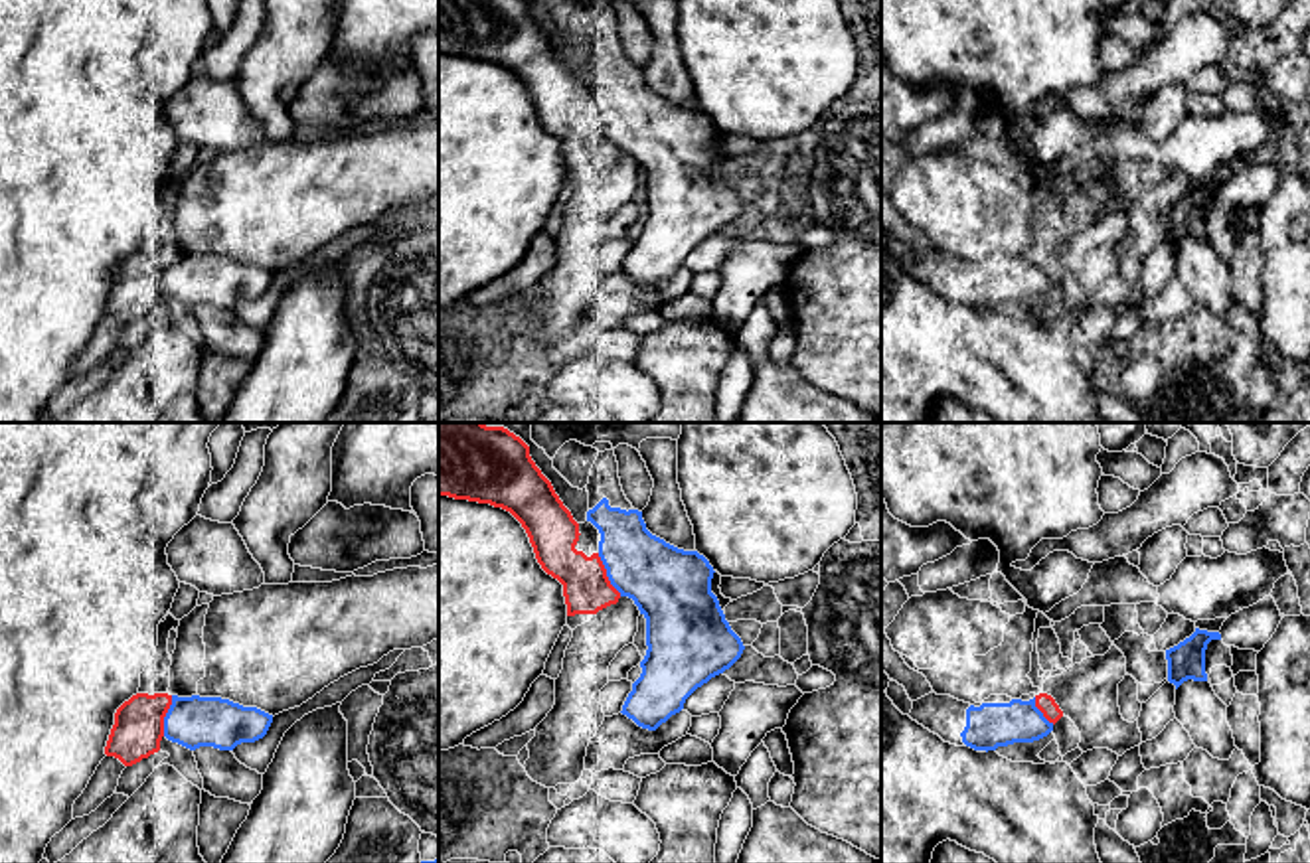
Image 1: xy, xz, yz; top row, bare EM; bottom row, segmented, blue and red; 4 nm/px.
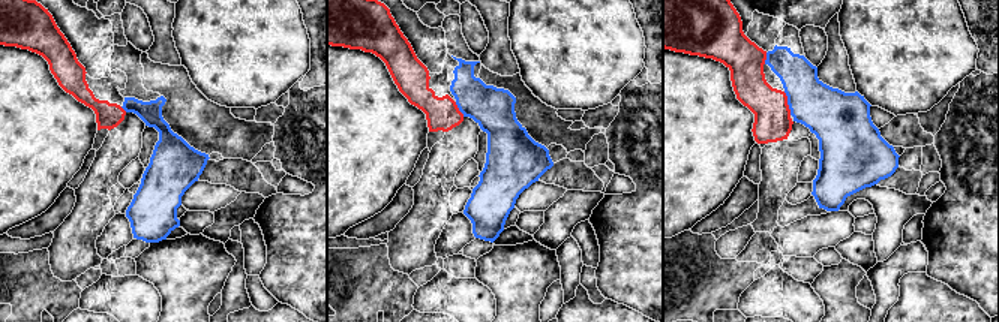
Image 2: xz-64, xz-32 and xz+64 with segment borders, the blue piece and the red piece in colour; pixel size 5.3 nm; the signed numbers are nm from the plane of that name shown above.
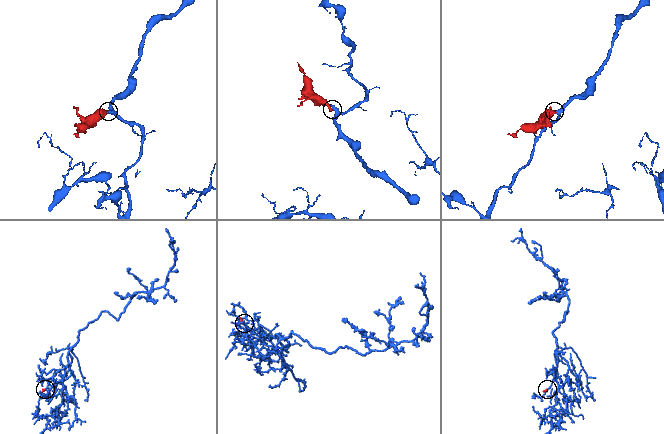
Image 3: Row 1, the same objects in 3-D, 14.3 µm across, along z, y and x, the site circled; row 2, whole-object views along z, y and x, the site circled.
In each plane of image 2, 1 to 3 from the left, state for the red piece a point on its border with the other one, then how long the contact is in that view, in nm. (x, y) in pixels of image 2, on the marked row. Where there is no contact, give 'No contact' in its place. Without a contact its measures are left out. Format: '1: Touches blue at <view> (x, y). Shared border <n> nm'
1: Touches blue at xz-64 (123, 108). Shared border 50 nm
2: Touches blue at xz-32 (459, 110). Shared border 90 nm
3: Touches blue at xz+64 (788, 104). Shared border 130 nm

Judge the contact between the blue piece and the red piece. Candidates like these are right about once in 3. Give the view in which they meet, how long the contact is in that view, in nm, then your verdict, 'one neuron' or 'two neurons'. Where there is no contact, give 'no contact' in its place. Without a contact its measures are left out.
meets blue in xz; contact 200 nm long; two neurons

